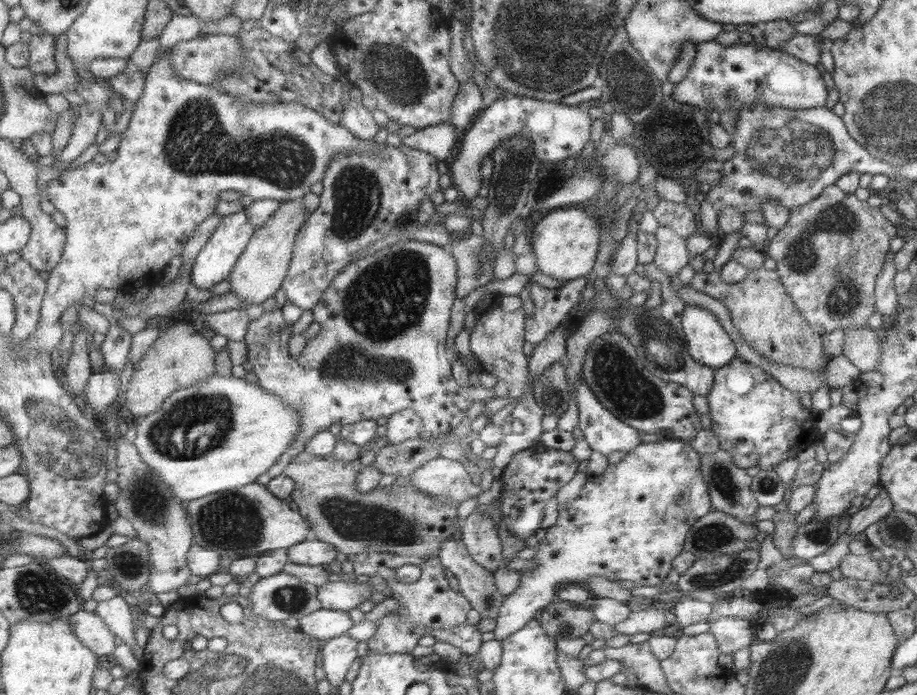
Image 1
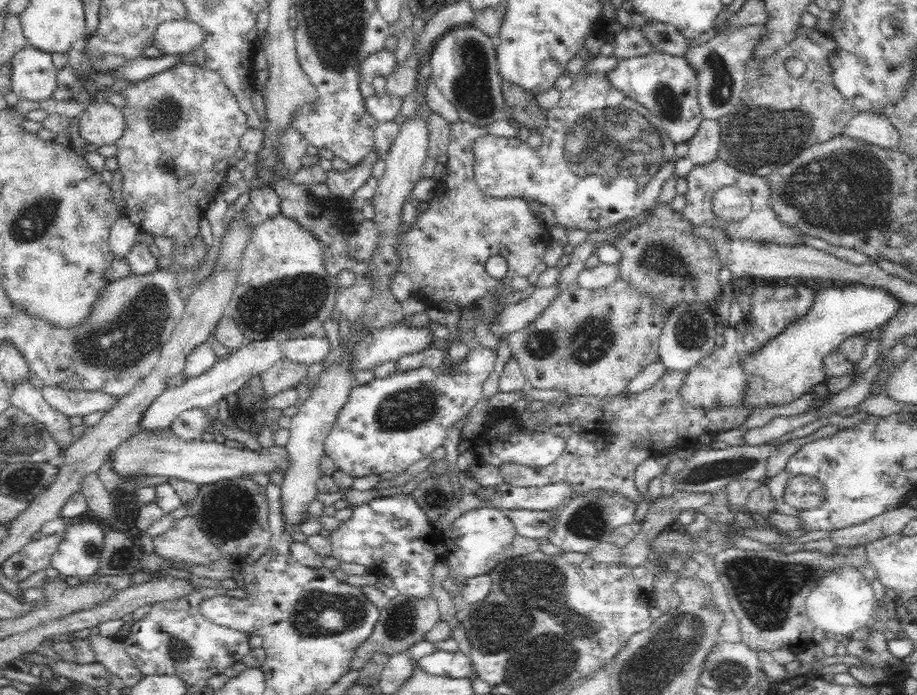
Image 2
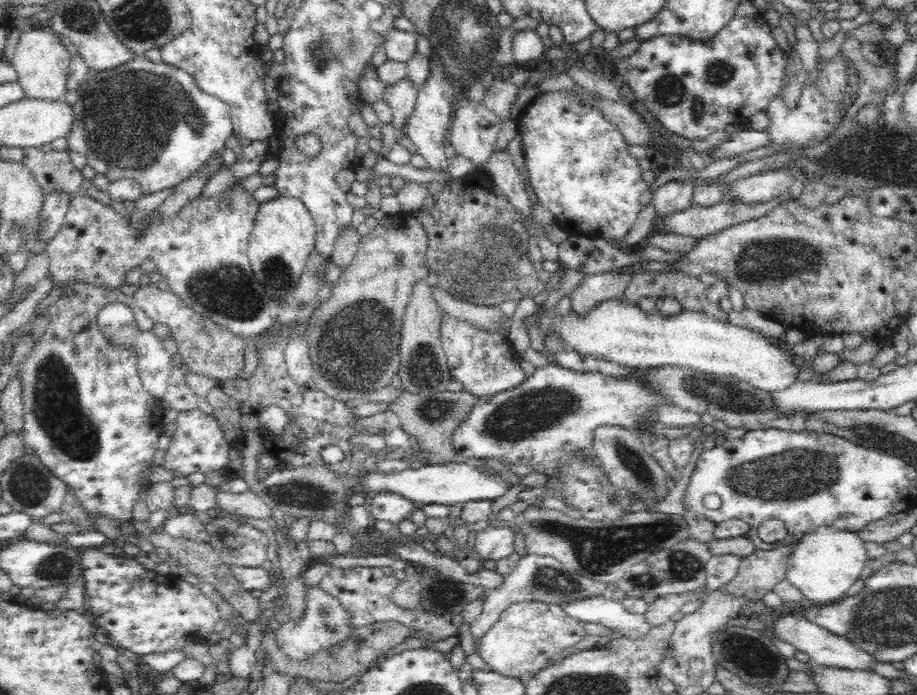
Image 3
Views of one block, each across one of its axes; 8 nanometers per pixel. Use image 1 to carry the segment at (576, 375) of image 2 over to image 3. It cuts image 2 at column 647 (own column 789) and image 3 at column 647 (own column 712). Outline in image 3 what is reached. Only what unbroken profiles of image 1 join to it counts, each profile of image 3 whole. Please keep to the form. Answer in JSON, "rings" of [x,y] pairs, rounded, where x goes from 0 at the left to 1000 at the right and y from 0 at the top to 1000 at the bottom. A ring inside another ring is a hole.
{"rings":[[[709,388],[700,391],[700,394],[694,394],[694,400],[689,400],[689,406],[685,409],[685,414],[683,414],[683,420],[676,432],[679,437],[686,440],[697,440],[700,429],[713,429],[714,432],[718,429],[735,429],[735,432],[739,432],[746,447],[768,449],[783,459],[783,462],[794,463],[793,452],[772,430],[771,414],[772,409],[768,409],[763,401],[755,400],[748,394]]]}

